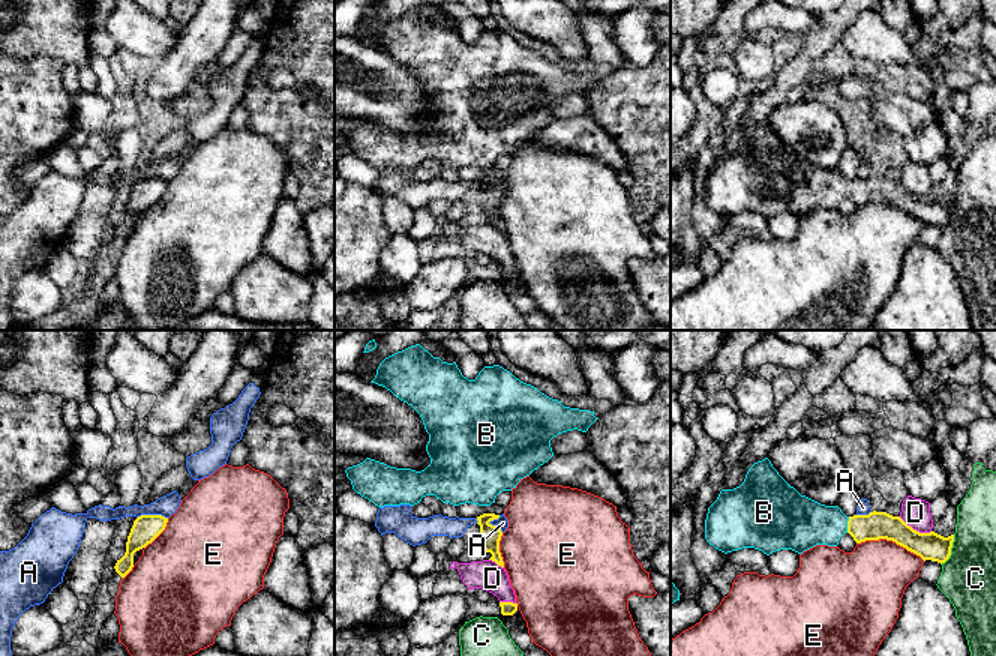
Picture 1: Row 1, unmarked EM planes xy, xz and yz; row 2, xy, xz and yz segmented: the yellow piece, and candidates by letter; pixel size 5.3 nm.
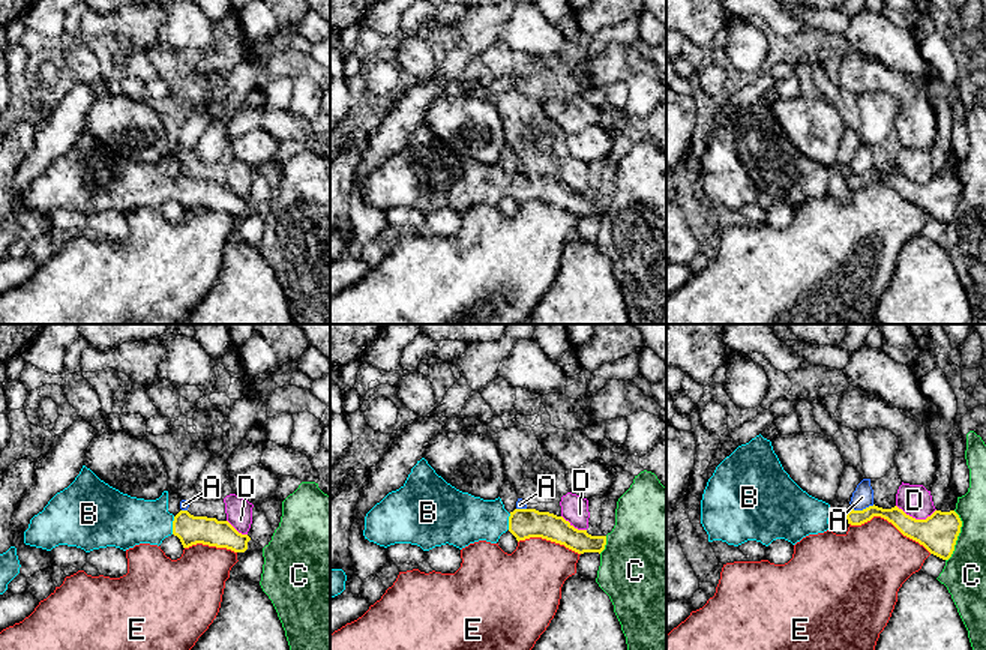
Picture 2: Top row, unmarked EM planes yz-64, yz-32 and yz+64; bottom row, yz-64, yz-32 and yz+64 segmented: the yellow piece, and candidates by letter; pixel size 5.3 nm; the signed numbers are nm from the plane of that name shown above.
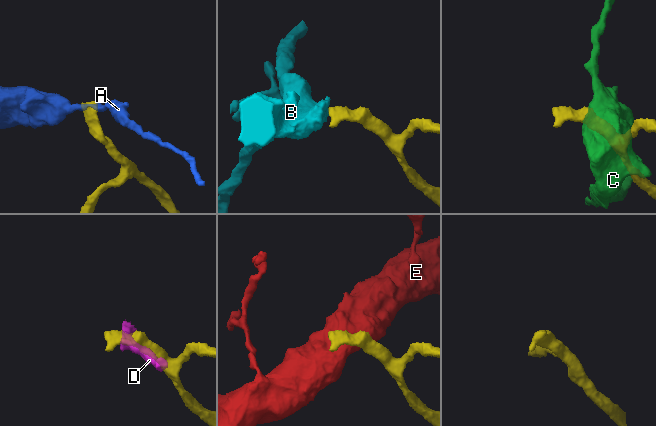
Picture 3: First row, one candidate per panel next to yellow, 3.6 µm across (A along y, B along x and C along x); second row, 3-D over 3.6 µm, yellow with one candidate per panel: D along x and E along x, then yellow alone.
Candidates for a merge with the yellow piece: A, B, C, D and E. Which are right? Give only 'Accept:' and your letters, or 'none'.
Accept: B

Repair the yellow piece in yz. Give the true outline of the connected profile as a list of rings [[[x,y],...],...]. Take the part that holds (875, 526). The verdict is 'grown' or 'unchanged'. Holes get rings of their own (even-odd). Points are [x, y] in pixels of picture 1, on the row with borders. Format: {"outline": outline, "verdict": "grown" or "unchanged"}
{"outline": [[[768,458],[754,462],[744,482],[734,489],[722,489],[717,500],[708,507],[705,539],[716,549],[728,554],[742,548],[754,548],[770,555],[780,549],[798,554],[816,546],[837,546],[840,537],[849,533],[856,543],[886,539],[920,555],[924,561],[945,563],[951,555],[954,534],[944,537],[934,531],[920,533],[900,516],[886,512],[846,516],[838,506],[825,506],[790,486],[772,467]]], "verdict": "grown"}

